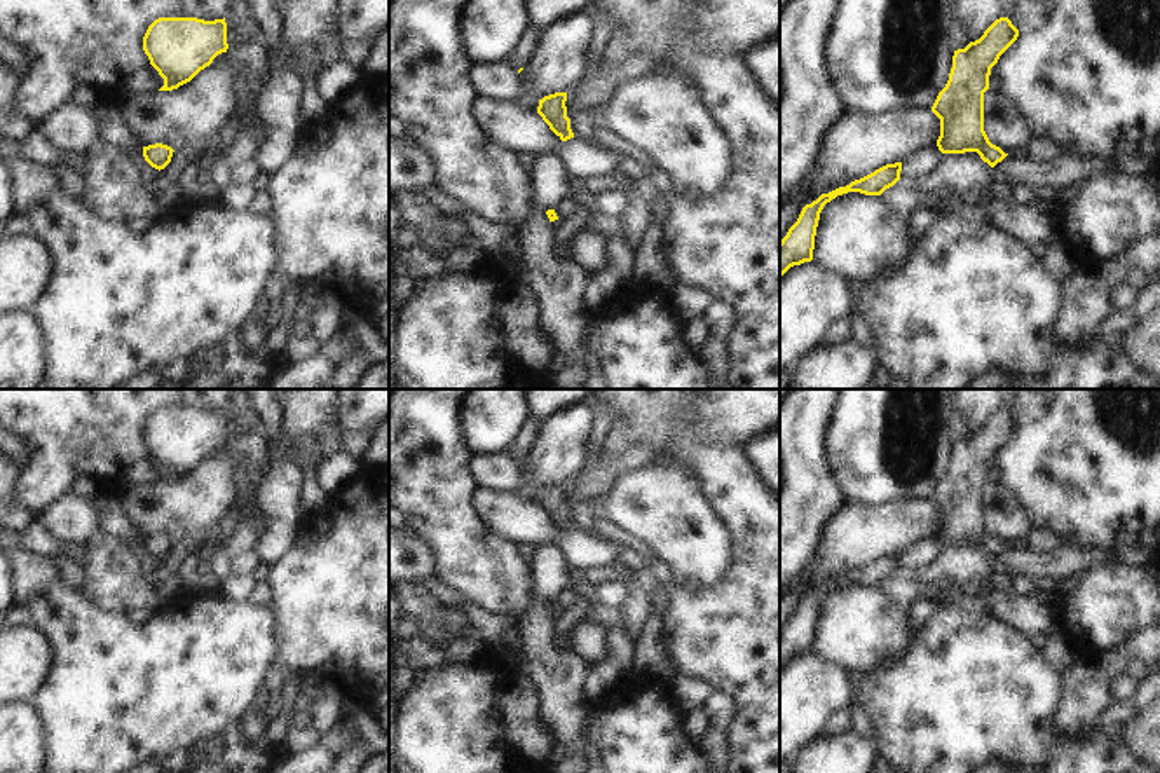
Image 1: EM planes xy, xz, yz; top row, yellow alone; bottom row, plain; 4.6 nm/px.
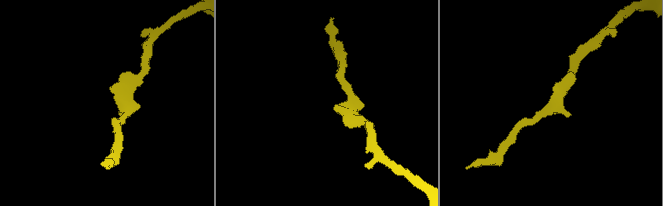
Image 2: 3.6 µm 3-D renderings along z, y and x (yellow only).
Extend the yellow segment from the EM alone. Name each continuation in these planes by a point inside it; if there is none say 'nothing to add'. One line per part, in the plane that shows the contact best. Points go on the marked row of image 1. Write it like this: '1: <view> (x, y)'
nothing to add

